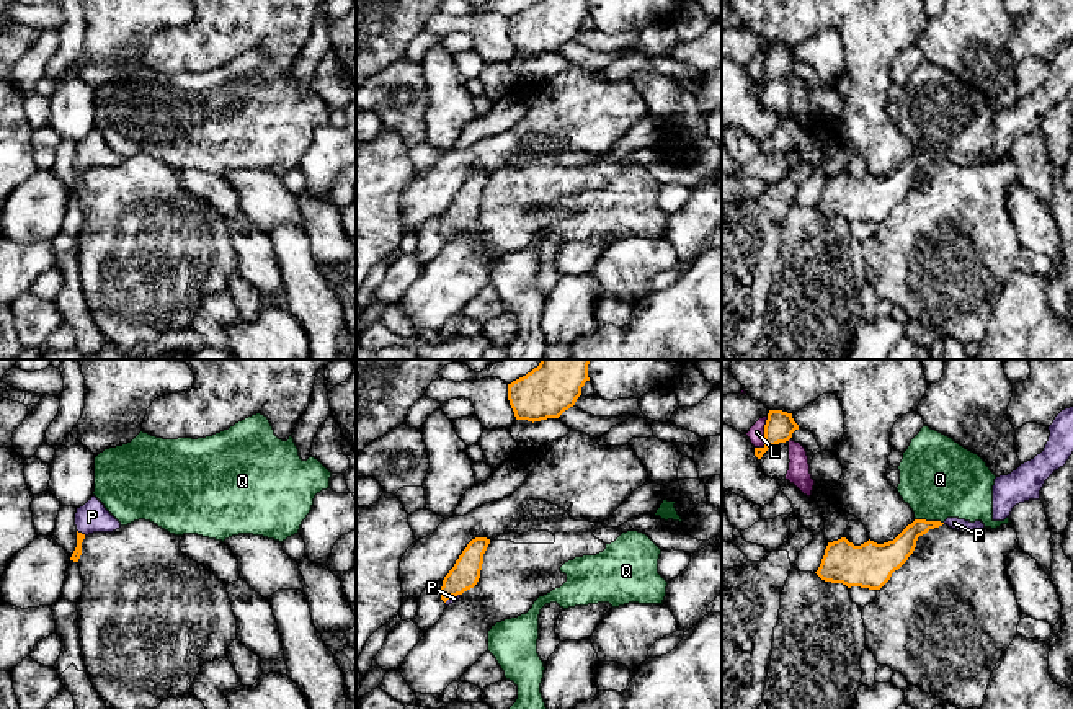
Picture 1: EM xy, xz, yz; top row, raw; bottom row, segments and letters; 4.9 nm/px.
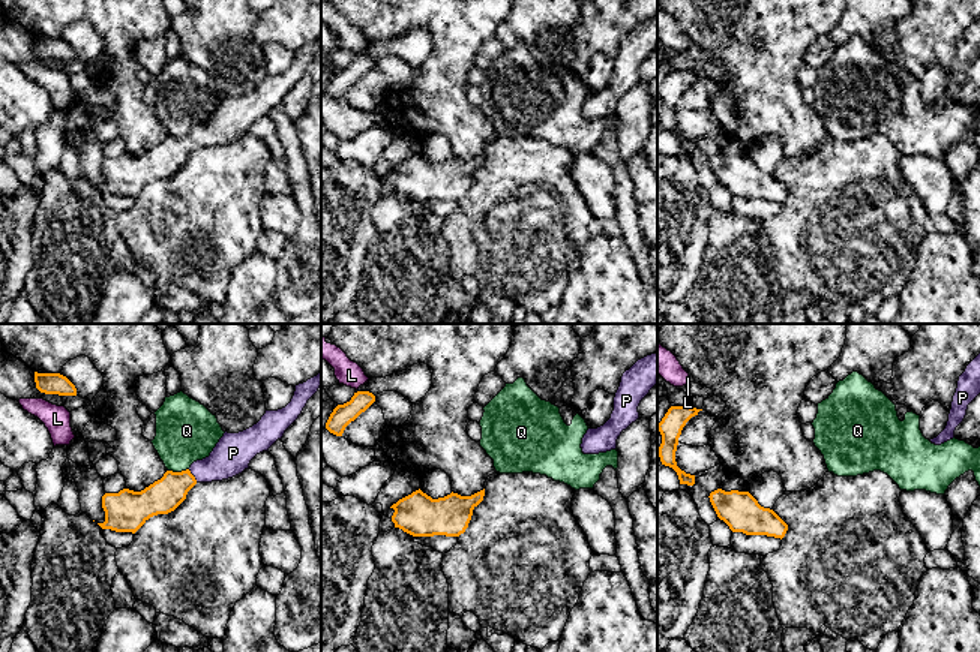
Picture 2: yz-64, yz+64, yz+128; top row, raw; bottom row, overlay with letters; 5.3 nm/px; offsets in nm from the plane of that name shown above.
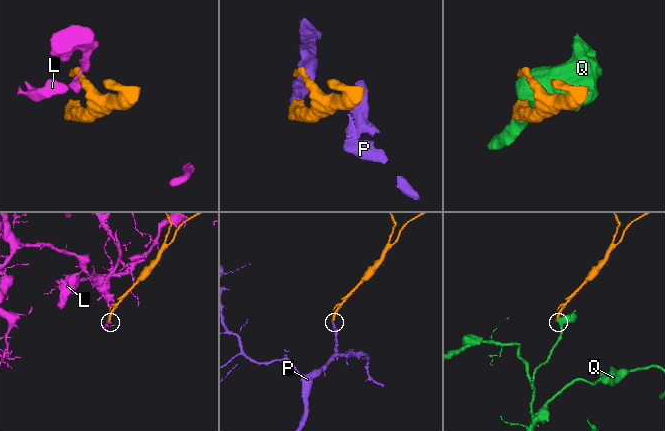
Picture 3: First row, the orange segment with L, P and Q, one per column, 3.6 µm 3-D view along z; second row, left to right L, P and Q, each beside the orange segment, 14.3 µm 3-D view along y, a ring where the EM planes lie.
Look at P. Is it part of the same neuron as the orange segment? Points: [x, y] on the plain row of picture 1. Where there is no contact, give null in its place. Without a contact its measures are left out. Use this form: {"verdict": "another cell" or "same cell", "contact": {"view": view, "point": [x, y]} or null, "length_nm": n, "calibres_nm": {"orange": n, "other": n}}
{"verdict": "same cell", "contact": {"view": "xy", "point": [80, 167]}, "length_nm": 50, "calibres_nm": {"orange": 50, "other": 150}}

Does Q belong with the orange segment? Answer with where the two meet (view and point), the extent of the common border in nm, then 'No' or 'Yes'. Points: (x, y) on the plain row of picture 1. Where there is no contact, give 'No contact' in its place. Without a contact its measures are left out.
Touches orange at yz (930, 156). Shared border 150 nm. No

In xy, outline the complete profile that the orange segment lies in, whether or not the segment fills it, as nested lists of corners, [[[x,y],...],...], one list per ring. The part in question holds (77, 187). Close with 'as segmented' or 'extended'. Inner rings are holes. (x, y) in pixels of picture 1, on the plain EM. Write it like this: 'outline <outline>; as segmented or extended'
outline [[[93,129],[75,147],[77,181],[70,194],[78,196],[82,190],[82,176],[93,167],[113,167],[121,162],[121,157],[105,142],[105,139]]]; extended

